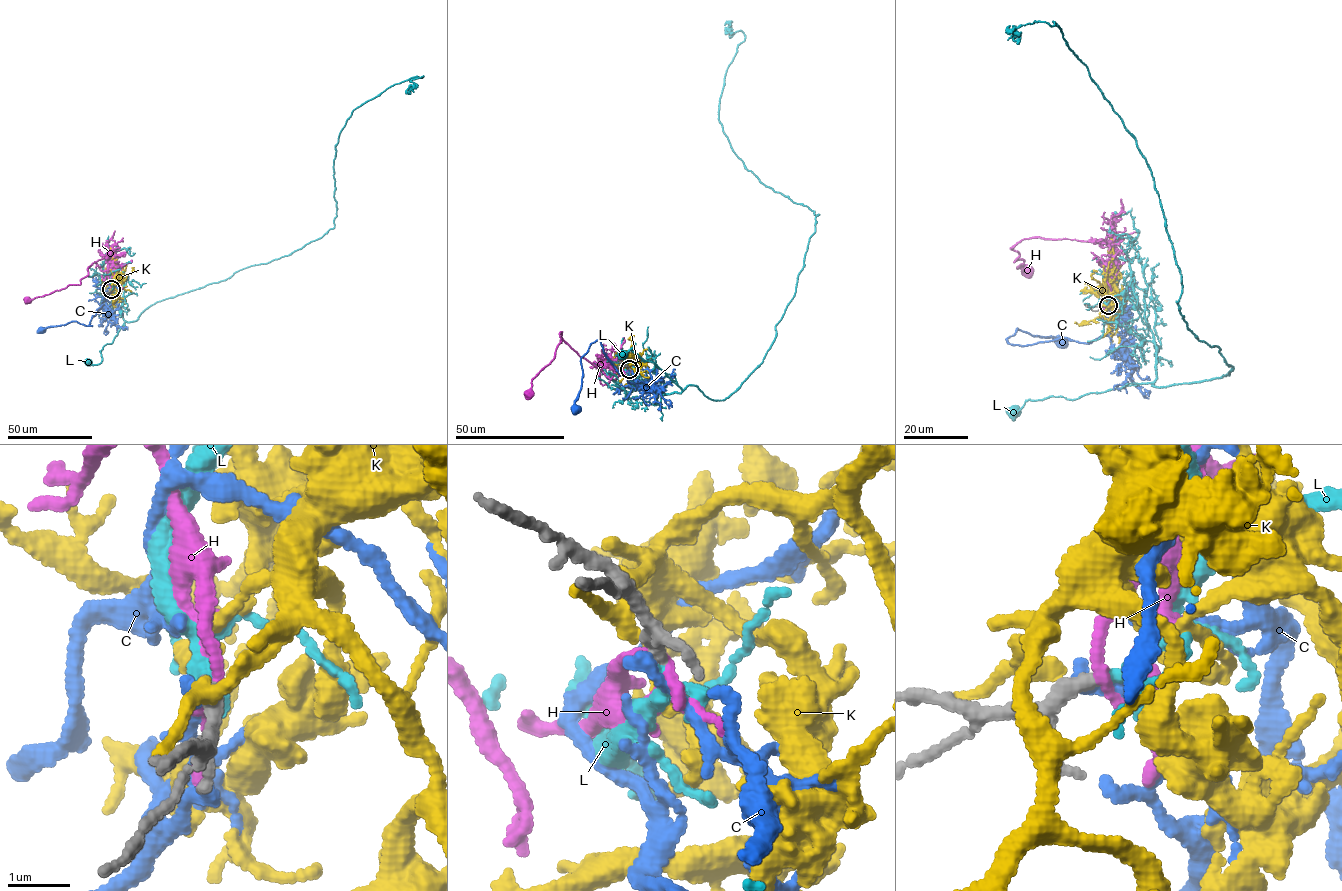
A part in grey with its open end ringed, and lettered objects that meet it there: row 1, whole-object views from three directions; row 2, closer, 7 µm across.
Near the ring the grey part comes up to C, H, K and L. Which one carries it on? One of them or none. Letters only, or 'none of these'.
L

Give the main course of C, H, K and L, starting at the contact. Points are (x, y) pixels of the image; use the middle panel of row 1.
C: (629, 369), (637, 388), (619, 373), (596, 340), (581, 358), (581, 388), (575, 409)
H: (629, 369), (592, 364), (560, 332), (554, 357), (532, 380), (527, 399)
K: (629, 369), (630, 364), (624, 360), (605, 358), (601, 363)
L: (629, 370), (642, 389), (662, 394), (682, 391), (654, 363), (632, 351), (635, 343), (623, 354)

